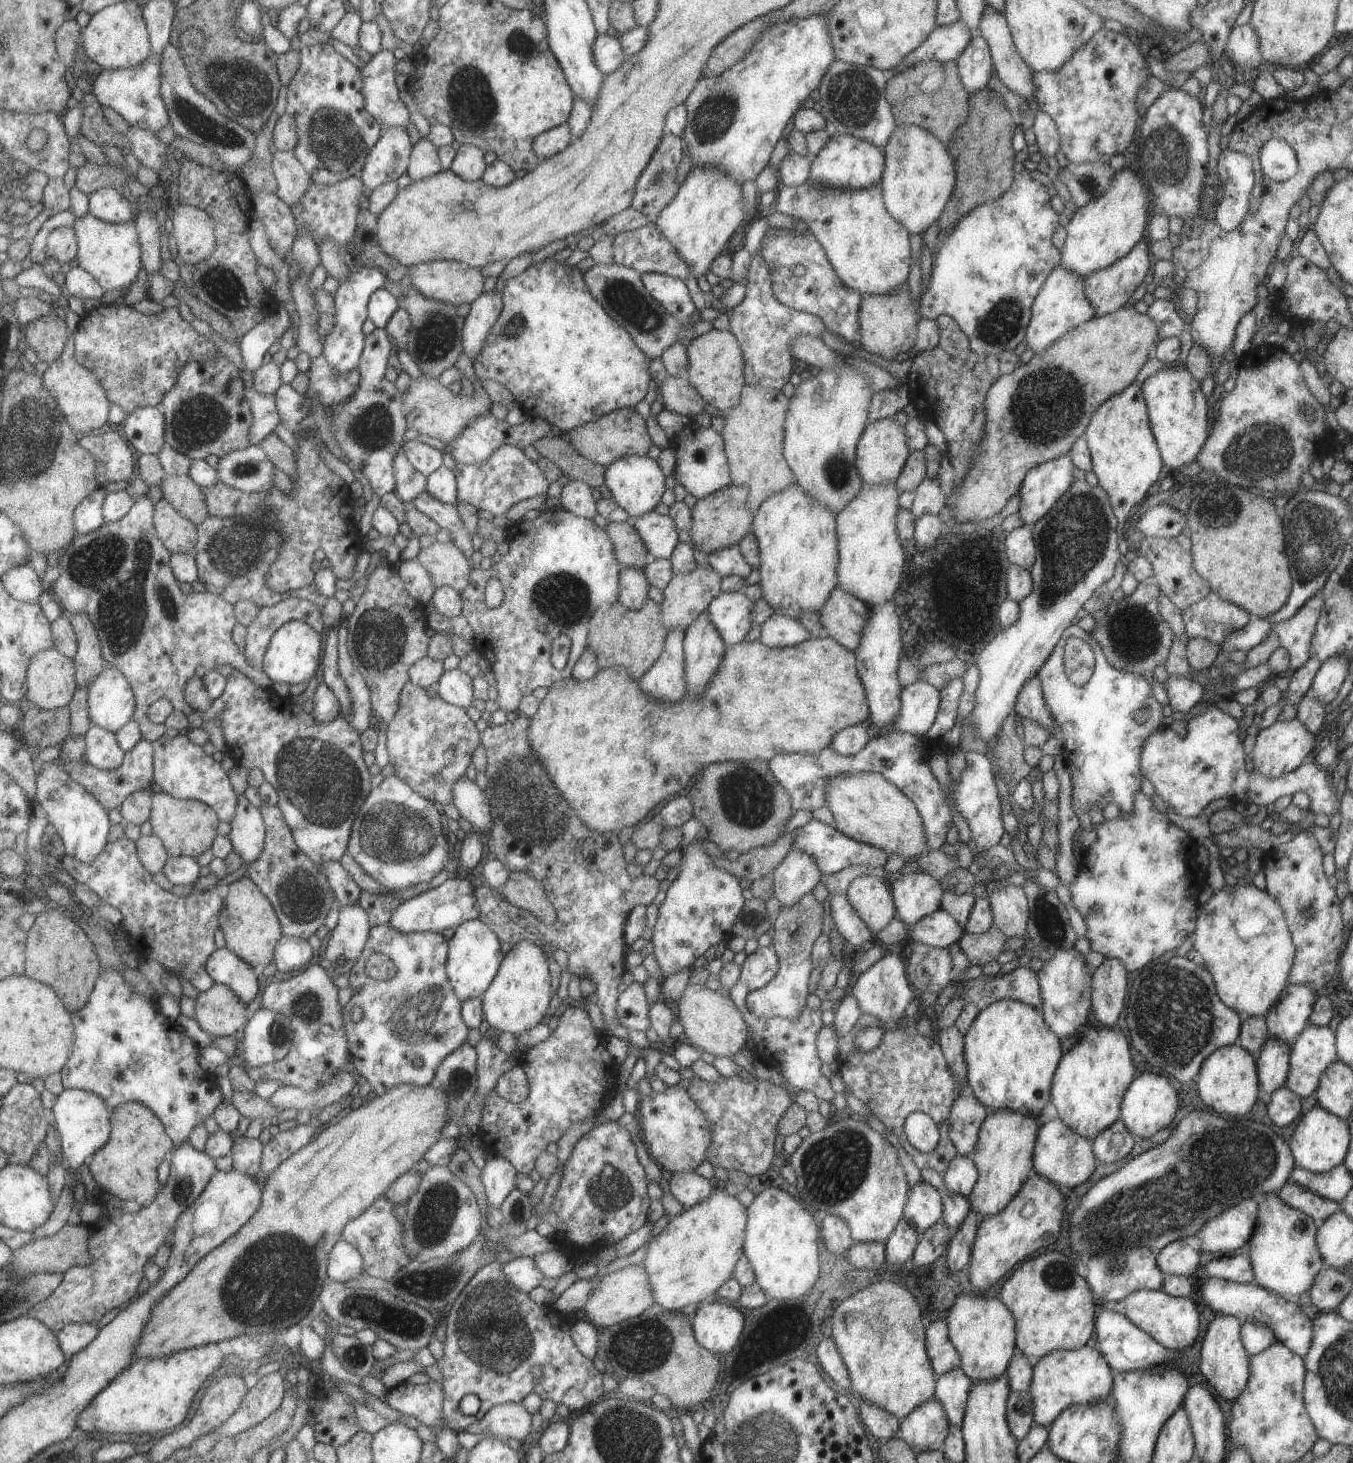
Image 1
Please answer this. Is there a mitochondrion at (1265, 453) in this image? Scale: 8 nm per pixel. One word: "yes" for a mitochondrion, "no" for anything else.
yes

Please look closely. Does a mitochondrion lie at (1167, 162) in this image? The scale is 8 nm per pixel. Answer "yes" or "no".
yes

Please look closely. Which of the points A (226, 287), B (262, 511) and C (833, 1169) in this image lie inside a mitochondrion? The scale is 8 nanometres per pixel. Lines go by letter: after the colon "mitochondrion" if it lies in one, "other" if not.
A: mitochondrion
B: mitochondrion
C: mitochondrion

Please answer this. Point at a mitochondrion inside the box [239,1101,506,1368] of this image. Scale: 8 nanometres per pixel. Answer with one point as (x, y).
(400, 1322)

